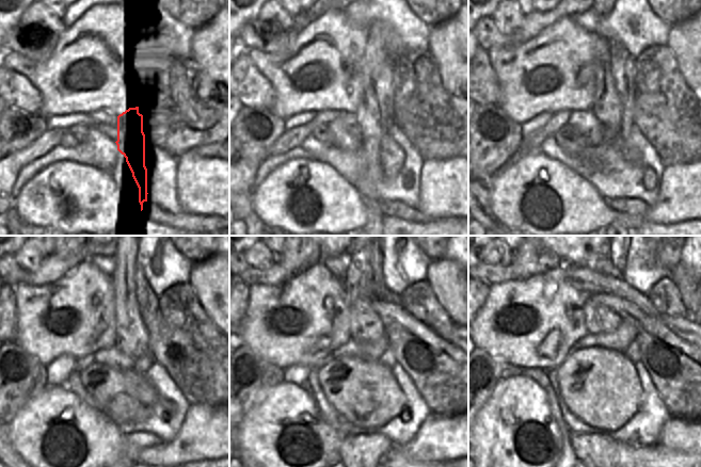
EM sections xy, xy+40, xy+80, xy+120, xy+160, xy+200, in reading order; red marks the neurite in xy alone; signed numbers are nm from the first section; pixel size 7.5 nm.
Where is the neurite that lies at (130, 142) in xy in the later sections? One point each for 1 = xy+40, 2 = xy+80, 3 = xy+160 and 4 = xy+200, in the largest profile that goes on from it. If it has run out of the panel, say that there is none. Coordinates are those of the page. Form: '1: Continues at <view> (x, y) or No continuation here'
1: Continues at xy+40 (368, 116)
2: Continues at xy+80 (606, 102)
3: Continues at xy+160 (365, 324)
4: Continues at xy+200 (599, 319)

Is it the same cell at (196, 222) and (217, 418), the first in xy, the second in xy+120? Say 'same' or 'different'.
different

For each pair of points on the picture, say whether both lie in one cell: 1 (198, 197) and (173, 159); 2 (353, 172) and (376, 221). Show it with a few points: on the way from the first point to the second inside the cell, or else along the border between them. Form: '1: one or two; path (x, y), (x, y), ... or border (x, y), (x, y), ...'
1: two; border (179, 157), (176, 190)
2: two; border (363, 196), (377, 202)

